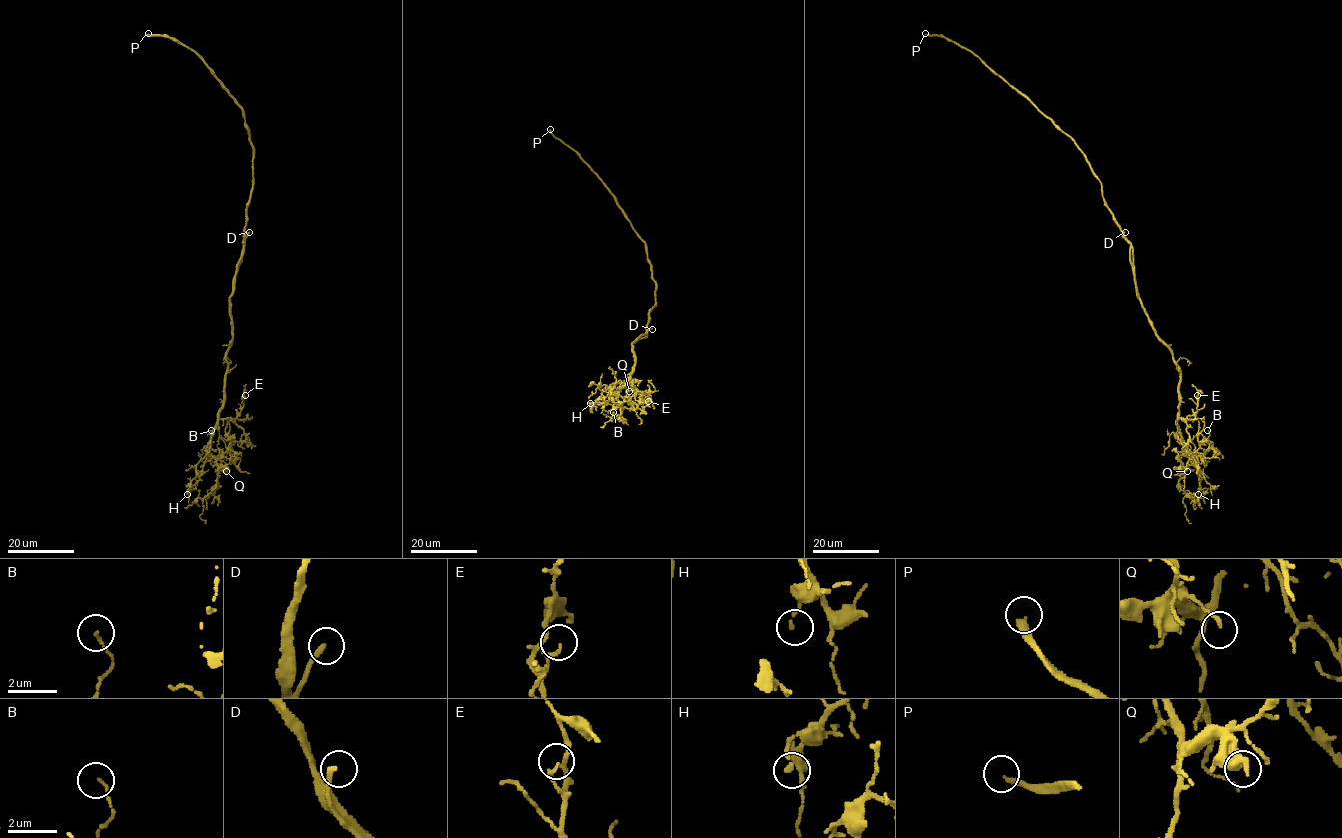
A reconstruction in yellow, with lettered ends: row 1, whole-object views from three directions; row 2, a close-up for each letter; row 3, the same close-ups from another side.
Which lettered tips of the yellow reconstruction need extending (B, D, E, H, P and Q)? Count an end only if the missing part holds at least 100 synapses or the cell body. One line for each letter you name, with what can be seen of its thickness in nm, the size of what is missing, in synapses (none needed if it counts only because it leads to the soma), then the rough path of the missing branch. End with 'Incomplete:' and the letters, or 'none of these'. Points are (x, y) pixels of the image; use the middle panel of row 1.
D: calibre 200 nm; course (652, 329), (658, 351), (670, 326)
P: calibre 240 nm; 170 synapses; course (550, 129), (510, 100), (466, 104), (453, 84), (453, 65), (483, 59), (490, 46), (524, 50), (521, 43)
Incomplete: D, P

